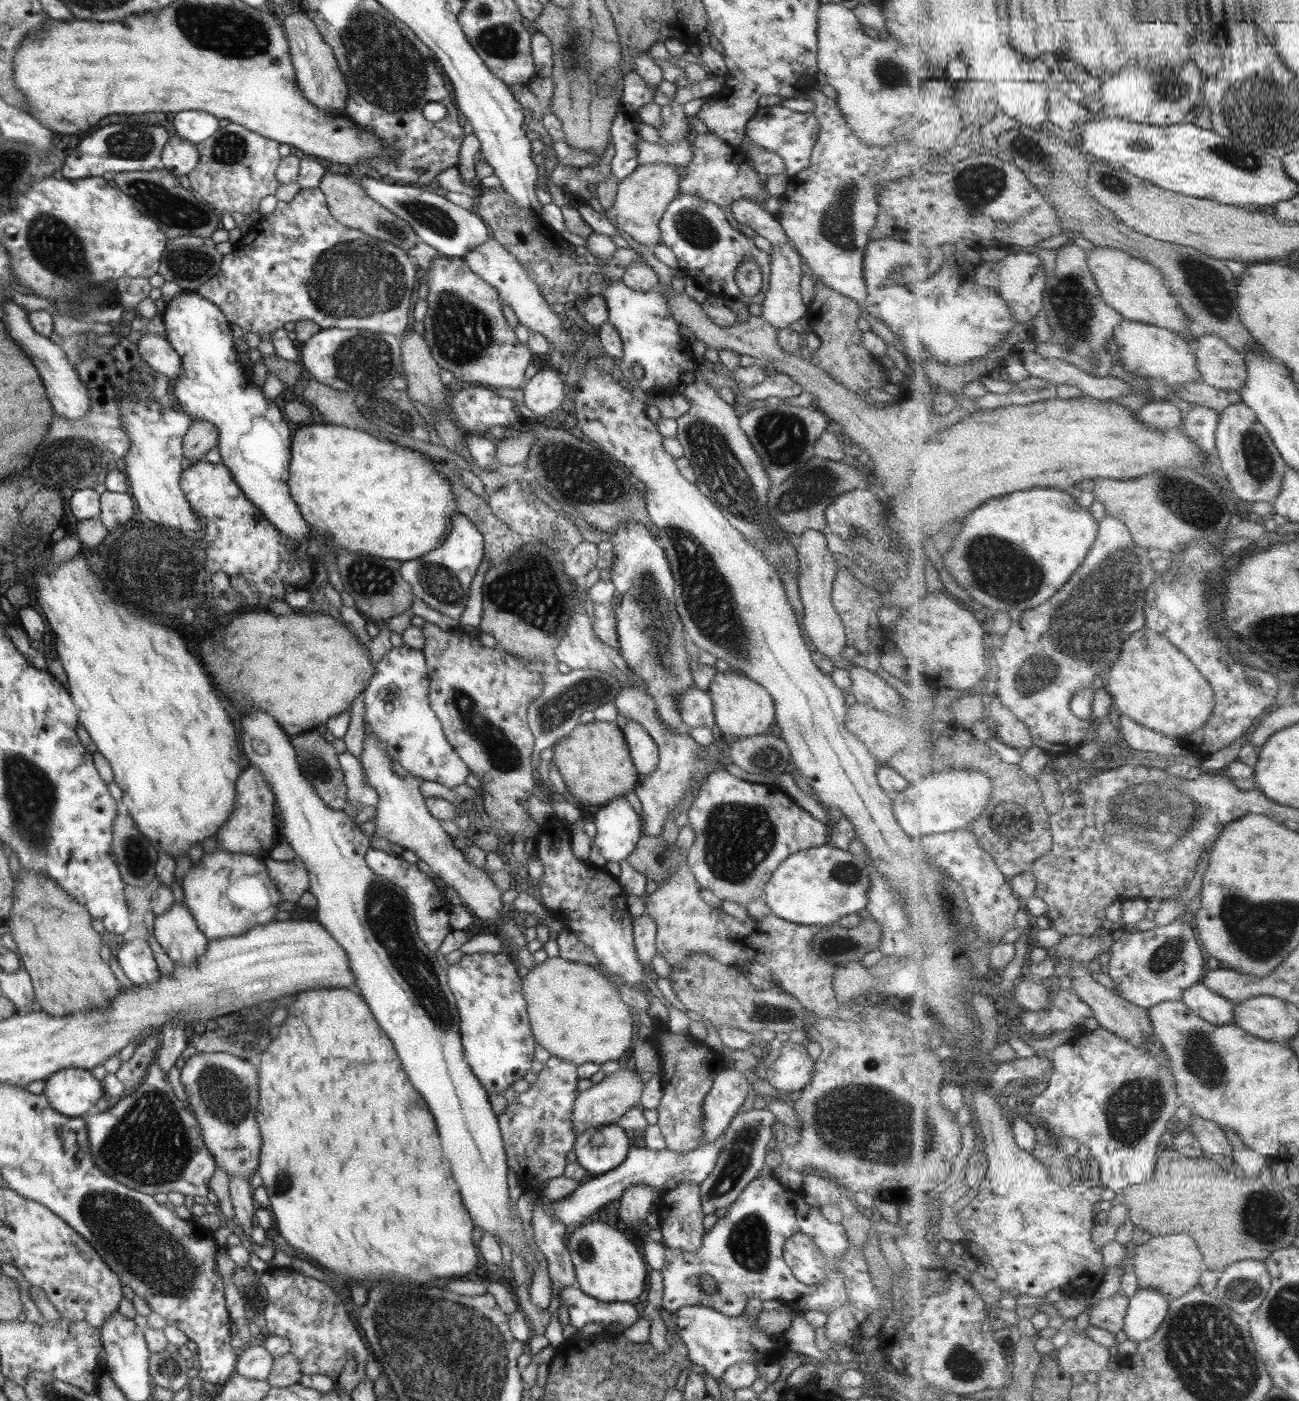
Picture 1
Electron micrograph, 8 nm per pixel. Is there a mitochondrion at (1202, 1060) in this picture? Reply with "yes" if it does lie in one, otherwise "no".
yes

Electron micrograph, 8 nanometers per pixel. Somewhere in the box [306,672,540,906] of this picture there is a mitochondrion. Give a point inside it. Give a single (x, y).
(502, 753)

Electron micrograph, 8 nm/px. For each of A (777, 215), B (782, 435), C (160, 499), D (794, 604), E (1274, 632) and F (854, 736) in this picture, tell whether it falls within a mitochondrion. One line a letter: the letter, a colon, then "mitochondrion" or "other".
A: other
B: mitochondrion
C: other
D: other
E: mitochondrion
F: other

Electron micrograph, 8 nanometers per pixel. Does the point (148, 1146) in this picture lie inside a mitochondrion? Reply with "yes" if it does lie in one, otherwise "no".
yes

